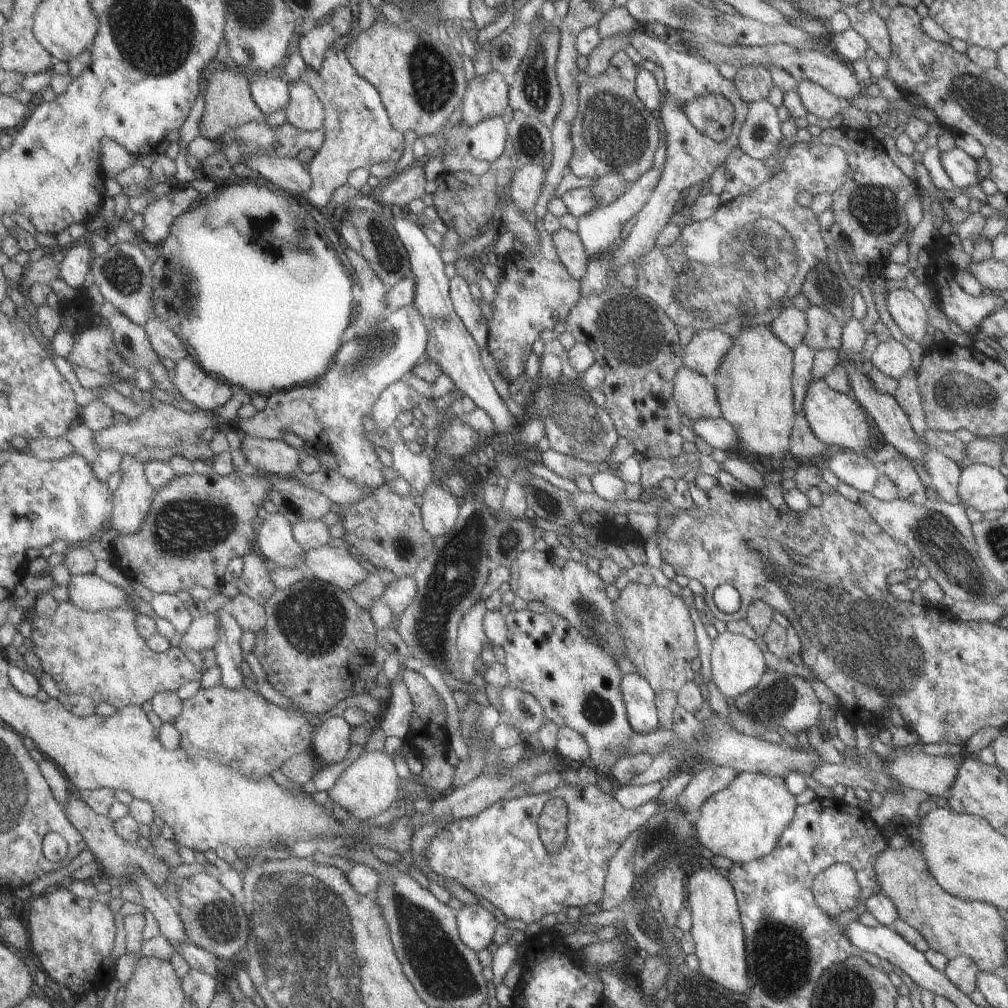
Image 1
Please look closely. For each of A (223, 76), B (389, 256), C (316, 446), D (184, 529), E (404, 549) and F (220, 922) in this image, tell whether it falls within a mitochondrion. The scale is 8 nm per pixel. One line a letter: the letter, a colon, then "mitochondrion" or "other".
A: other
B: mitochondrion
C: other
D: mitochondrion
E: mitochondrion
F: mitochondrion

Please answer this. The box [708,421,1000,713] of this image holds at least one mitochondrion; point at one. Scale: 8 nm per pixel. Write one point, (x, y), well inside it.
(933, 538)

